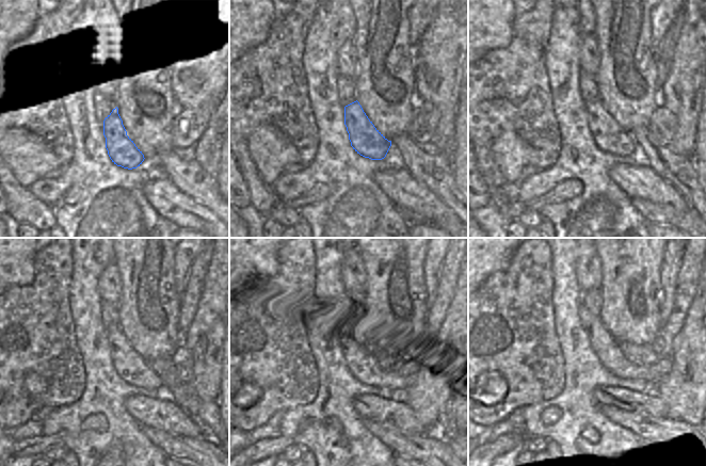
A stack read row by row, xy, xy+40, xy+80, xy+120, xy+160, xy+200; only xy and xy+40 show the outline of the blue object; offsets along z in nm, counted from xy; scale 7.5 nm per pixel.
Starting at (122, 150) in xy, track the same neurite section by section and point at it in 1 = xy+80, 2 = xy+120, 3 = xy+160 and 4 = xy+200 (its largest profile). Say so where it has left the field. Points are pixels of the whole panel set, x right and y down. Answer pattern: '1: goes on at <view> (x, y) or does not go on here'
1: goes on at xy+80 (608, 135)
2: goes on at xy+120 (130, 367)
3: goes on at xy+160 (374, 369)
4: goes on at xy+200 (606, 348)

